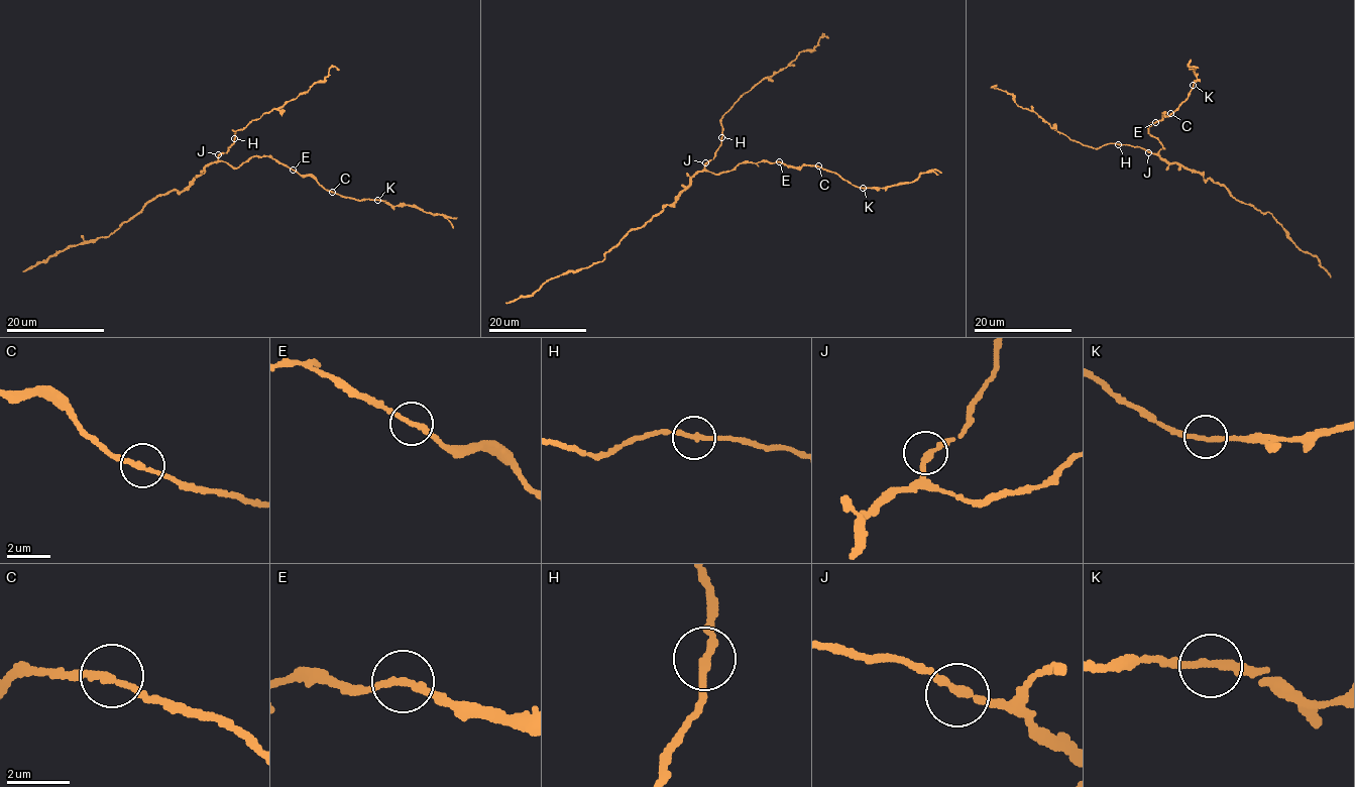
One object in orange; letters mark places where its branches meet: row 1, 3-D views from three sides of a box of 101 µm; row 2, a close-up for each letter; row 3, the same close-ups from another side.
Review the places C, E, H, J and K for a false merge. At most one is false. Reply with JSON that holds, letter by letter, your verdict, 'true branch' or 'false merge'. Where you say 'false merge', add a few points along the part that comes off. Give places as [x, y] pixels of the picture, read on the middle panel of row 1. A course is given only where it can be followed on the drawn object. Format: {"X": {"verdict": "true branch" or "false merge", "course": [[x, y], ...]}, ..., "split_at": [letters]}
{"C": {"verdict": "true branch"}, "E": {"verdict": "true branch"}, "H": {"verdict": "true branch"}, "J": {"verdict": "true branch"}, "K": {"verdict": "true branch"}, "split_at": []}

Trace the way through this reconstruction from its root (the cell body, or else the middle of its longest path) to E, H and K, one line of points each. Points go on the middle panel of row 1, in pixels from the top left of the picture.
E: (707, 172), (718, 174), (742, 162), (779, 161)
H: (707, 172), (705, 164), (713, 158), (721, 137)
K: (707, 172), (718, 174), (742, 162), (778, 161), (790, 166), (820, 166), (863, 188)

